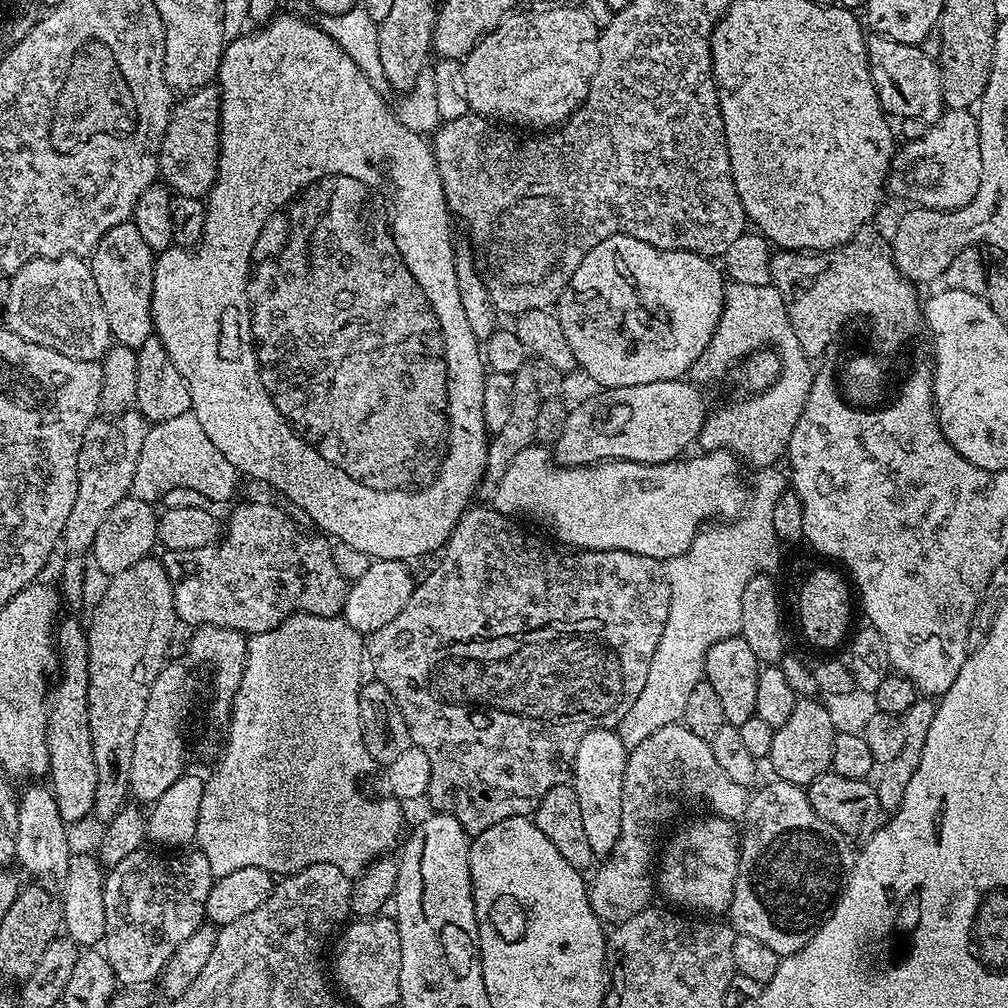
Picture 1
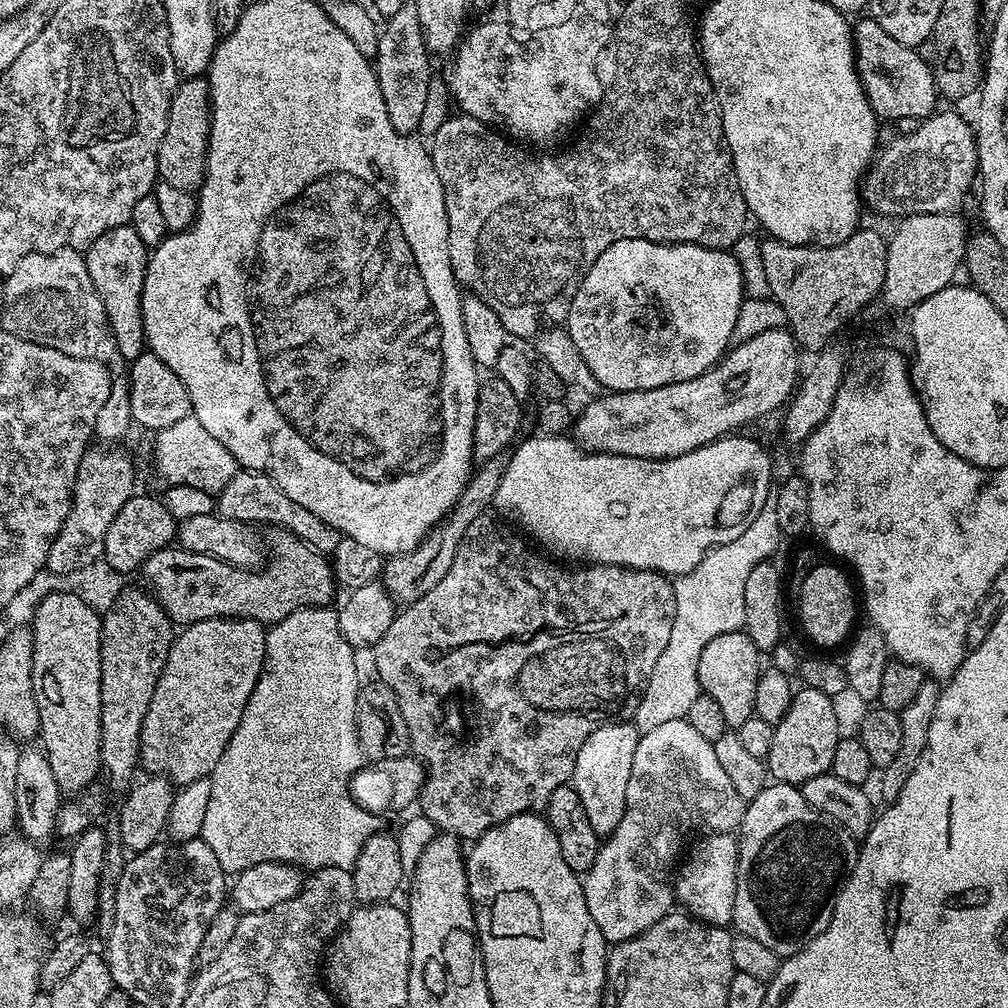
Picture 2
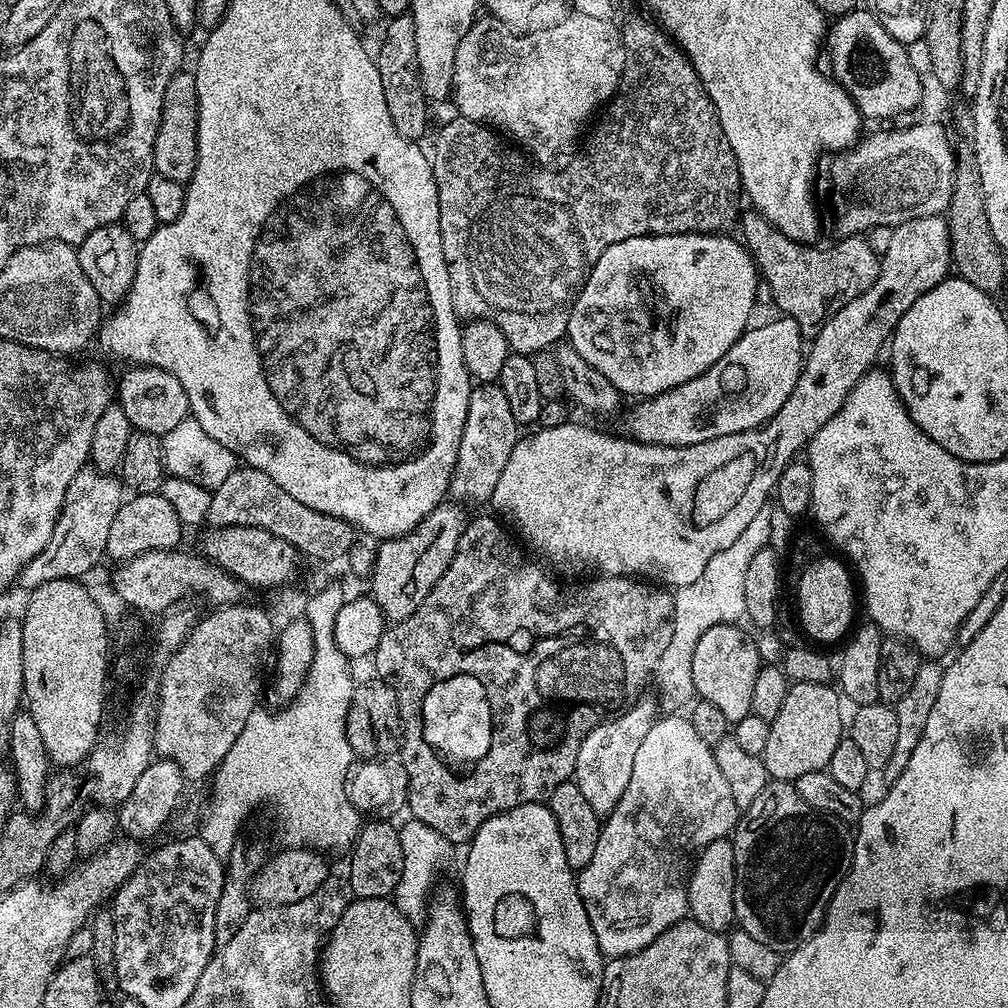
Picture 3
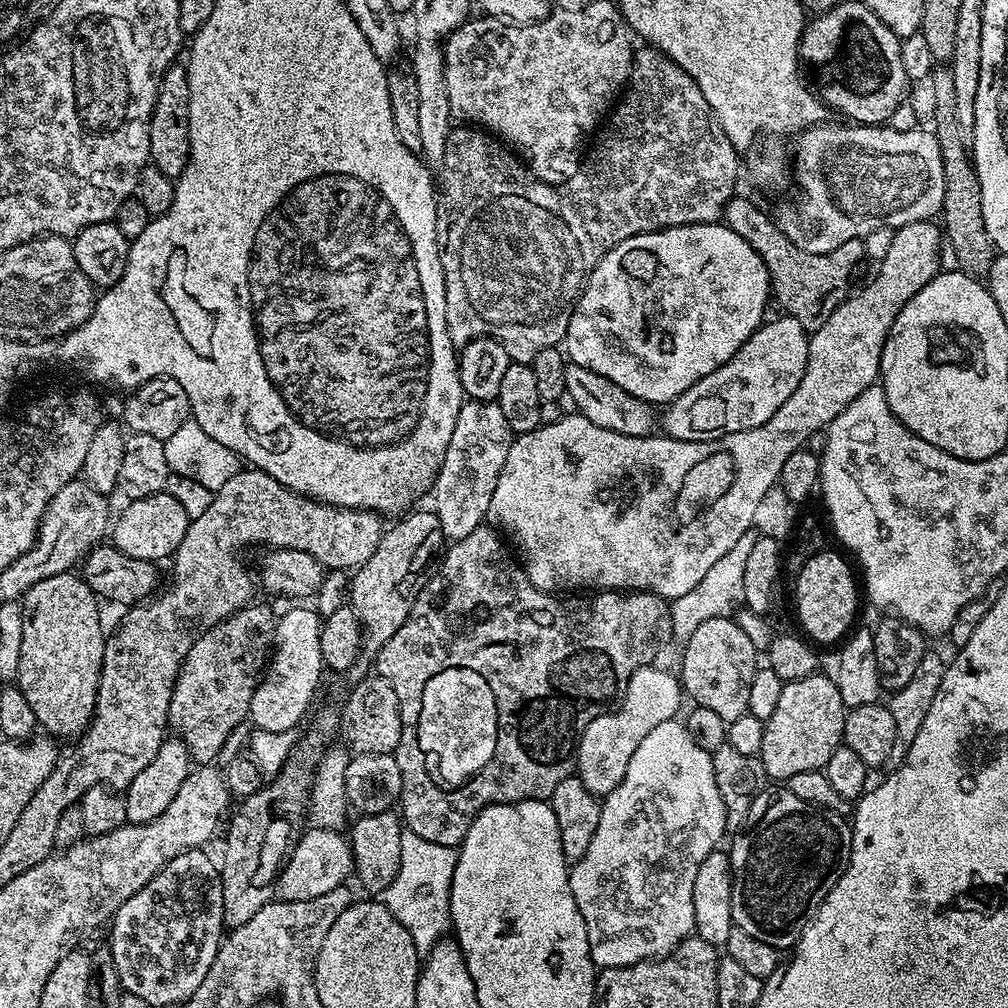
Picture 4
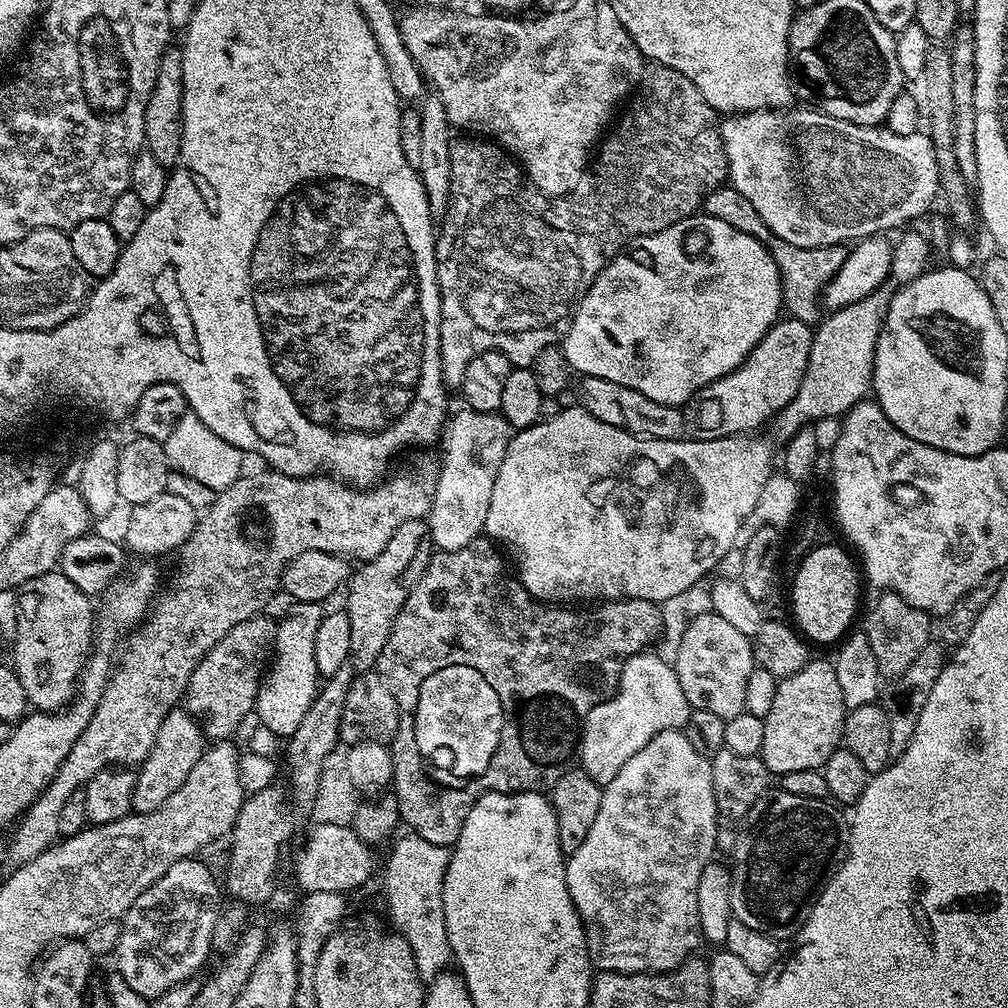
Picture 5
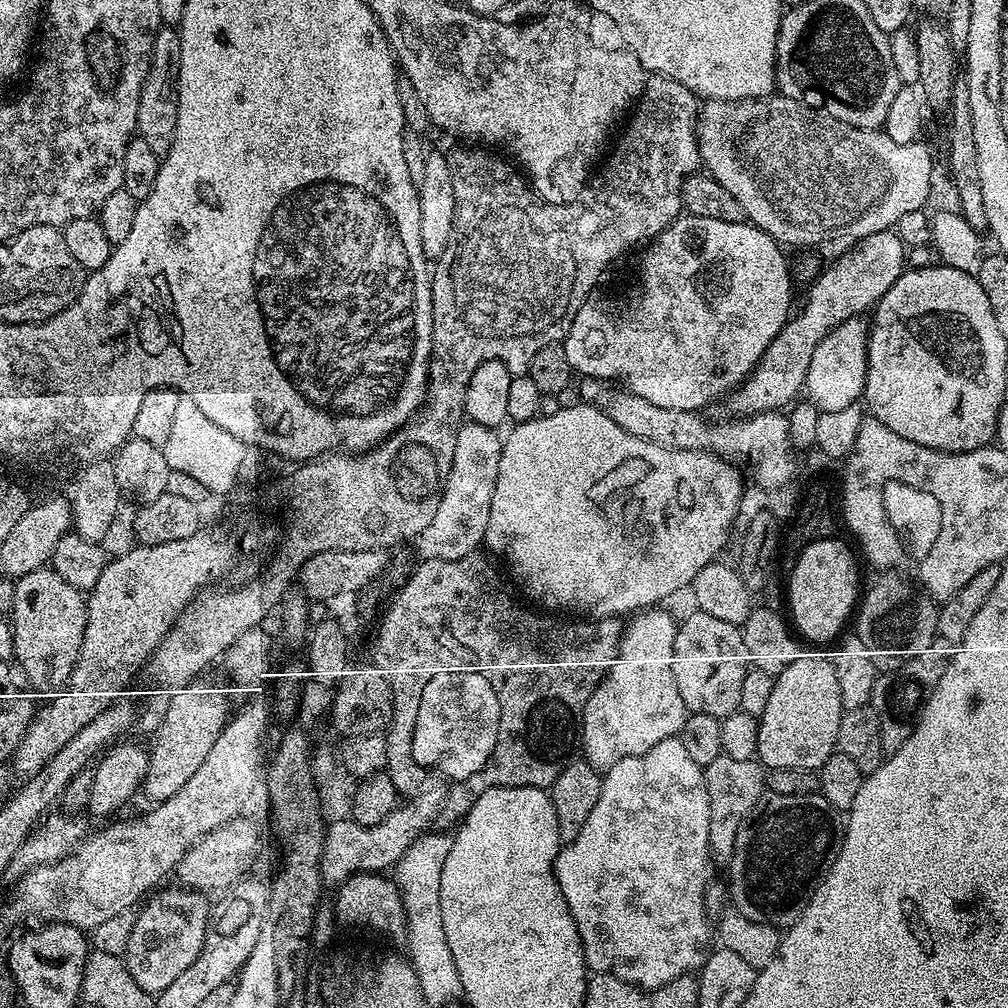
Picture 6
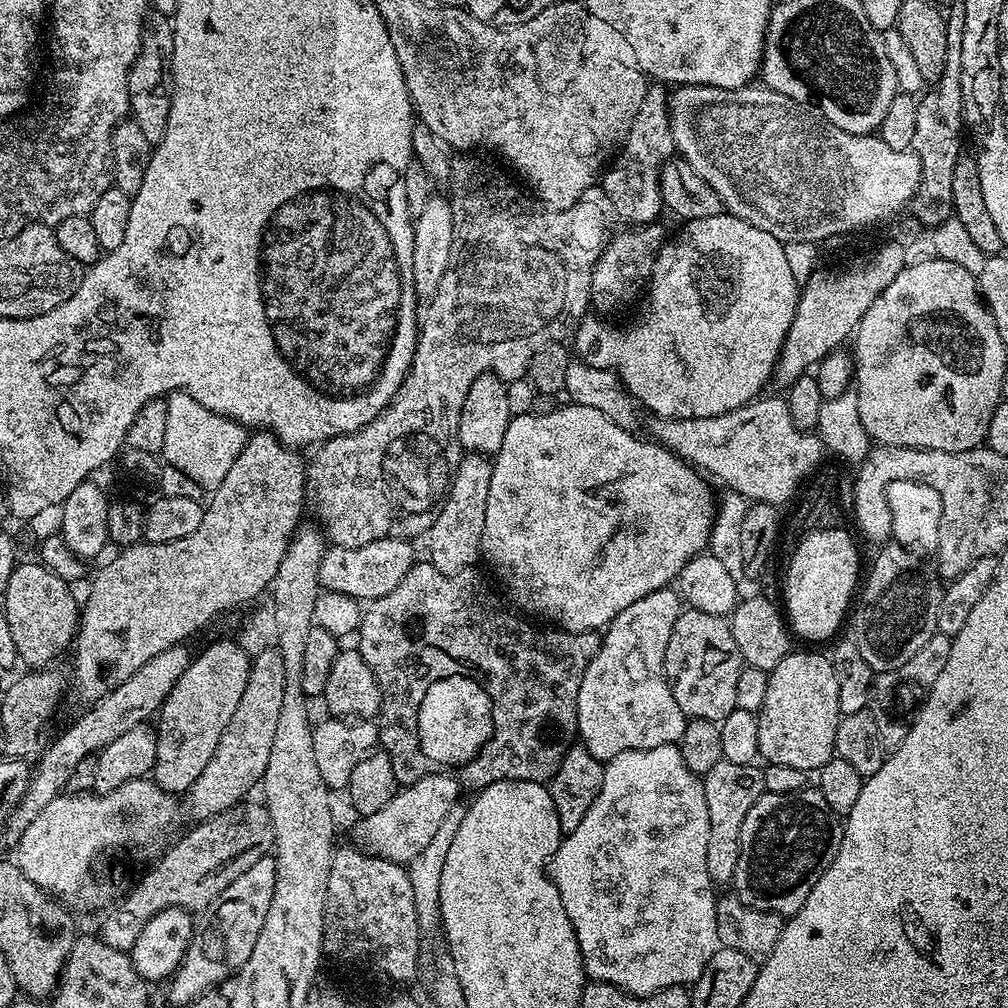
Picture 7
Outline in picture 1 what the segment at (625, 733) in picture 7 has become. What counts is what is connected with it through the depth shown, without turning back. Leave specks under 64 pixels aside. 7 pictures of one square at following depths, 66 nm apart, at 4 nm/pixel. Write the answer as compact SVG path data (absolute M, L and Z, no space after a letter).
M595 728L582 738L578 746L571 779L578 794L578 807L582 809L586 838L590 841L593 857L612 855L622 830L622 782L626 774L629 748L625 746L619 731L611 728Z

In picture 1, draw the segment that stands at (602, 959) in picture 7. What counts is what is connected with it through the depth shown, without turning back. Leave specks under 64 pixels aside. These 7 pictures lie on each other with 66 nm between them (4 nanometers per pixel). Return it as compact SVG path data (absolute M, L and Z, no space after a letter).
M677 722L662 726L662 730L654 730L646 742L640 742L638 746L631 748L626 762L626 774L622 782L622 830L618 836L618 842L612 855L603 861L600 869L595 869L596 877L590 880L588 901L594 910L594 914L605 925L615 926L630 919L631 916L643 912L653 903L652 888L654 892L654 880L648 877L648 871L653 871L654 861L658 856L656 843L660 840L660 831L664 823L676 812L676 788L684 796L692 800L701 800L708 807L707 811L713 816L720 816L724 820L739 821L745 810L748 809L750 799L749 789L738 786L733 782L719 766L714 758L709 741L698 738L691 730Z

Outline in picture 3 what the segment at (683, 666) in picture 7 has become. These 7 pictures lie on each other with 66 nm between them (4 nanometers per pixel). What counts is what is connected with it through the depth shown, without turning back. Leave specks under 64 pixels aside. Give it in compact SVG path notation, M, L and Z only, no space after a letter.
M739 623L710 626L710 630L698 638L698 646L694 646L696 696L712 703L732 726L752 715L750 702L754 698L754 682L762 666L755 639L748 637L740 627Z

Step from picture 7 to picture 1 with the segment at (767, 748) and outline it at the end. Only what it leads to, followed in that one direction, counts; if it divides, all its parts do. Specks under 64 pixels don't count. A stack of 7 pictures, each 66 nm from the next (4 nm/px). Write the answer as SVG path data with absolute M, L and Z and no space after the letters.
M816 698L797 699L794 714L790 714L790 719L776 729L774 742L770 745L767 763L772 764L773 770L776 771L775 779L801 786L812 784L814 778L818 778L832 767L836 734L824 702Z

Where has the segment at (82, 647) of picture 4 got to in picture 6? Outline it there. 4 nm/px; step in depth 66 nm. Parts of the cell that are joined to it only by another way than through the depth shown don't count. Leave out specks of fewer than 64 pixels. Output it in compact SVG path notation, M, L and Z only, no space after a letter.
M48 566L39 568L38 571L36 571L36 572L31 572L30 574L26 574L25 576L19 577L19 579L17 579L15 581L14 585L16 588L14 590L14 600L13 600L12 609L10 611L10 619L12 622L12 633L14 634L14 650L12 651L12 654L13 654L15 663L18 665L18 668L19 668L18 663L20 663L20 668L22 671L24 671L25 678L28 679L29 682L32 683L34 687L36 687L36 688L52 688L51 690L59 690L64 687L64 684L66 683L66 681L68 681L69 674L71 674L72 671L74 670L74 662L78 658L78 654L80 653L80 647L82 646L82 638L84 637L84 631L86 630L86 618L88 617L88 606L86 603L85 593L80 592L74 586L70 586L70 582L66 582L66 578L58 578L58 574L56 572L53 572L51 567L48 567Z

